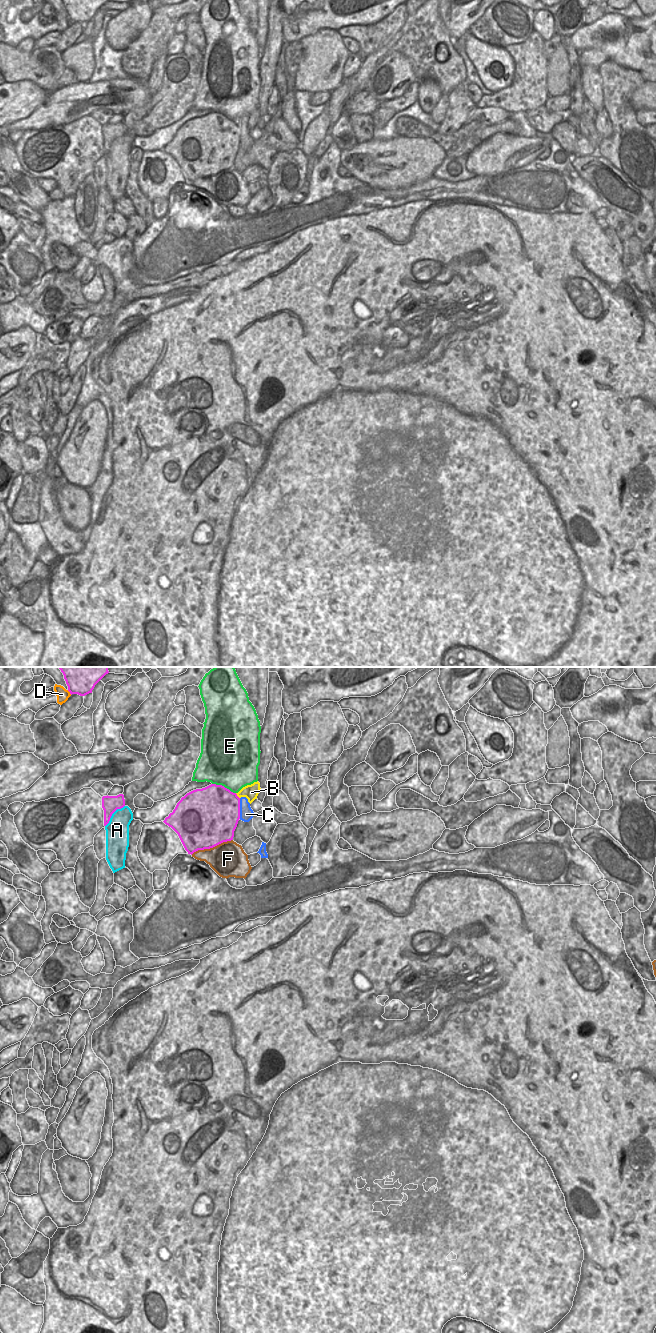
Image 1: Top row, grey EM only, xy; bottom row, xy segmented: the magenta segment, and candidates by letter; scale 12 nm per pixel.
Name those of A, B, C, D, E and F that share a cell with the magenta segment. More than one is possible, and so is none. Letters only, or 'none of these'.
none of these

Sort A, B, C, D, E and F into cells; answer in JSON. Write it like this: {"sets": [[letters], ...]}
{"sets": [["A"], ["B", "C"], ["D"], ["E"], ["F"]]}

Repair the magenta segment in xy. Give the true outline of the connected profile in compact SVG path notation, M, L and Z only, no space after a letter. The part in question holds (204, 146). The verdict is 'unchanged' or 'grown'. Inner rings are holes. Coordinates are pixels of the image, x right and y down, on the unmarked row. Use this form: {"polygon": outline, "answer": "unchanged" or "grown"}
{"polygon": "M222 113L187 121L163 149L179 164L188 182L231 169L240 147L240 126Z", "answer": "unchanged"}

